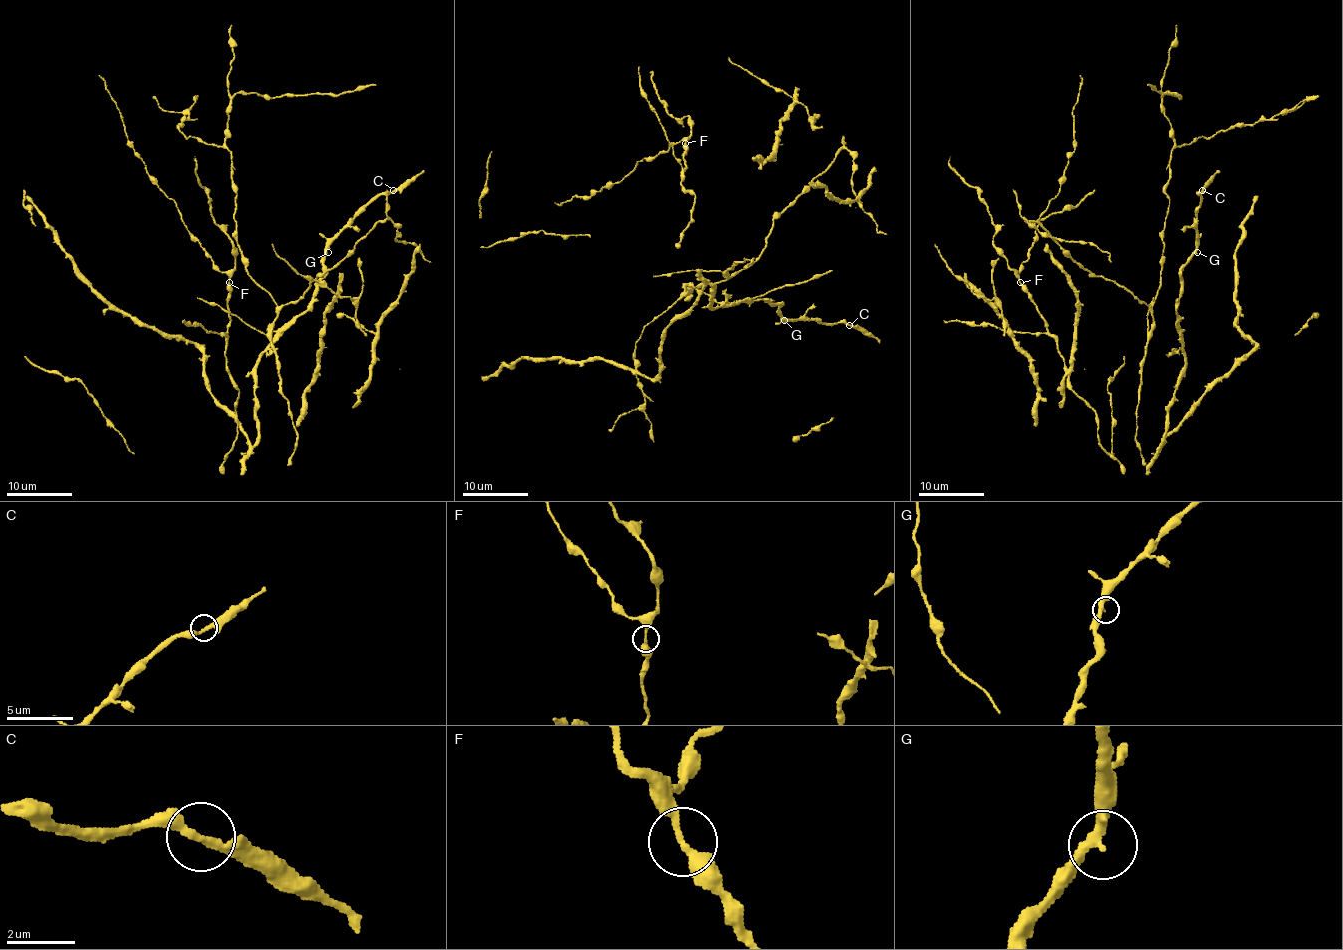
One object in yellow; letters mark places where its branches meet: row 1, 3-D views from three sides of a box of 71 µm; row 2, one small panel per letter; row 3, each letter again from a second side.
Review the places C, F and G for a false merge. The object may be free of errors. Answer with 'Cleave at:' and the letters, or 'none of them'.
Cleave at: none of them

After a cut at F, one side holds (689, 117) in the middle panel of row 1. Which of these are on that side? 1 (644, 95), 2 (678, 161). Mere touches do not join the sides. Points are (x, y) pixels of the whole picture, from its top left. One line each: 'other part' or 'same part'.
1: other part
2: other part

